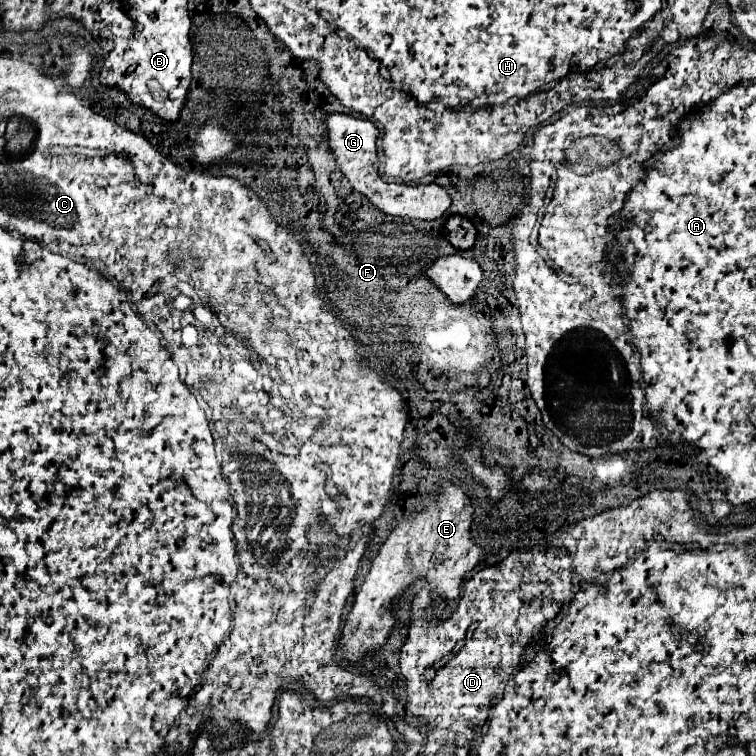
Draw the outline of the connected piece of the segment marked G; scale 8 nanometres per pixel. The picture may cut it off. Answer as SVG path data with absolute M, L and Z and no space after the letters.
M330 114L326 120L328 146L338 164L338 170L350 180L352 190L366 196L378 210L390 216L406 216L414 220L436 220L440 218L452 204L448 192L438 184L388 184L378 174L378 156L376 156L376 138L378 128L370 120L356 120L348 114Z

